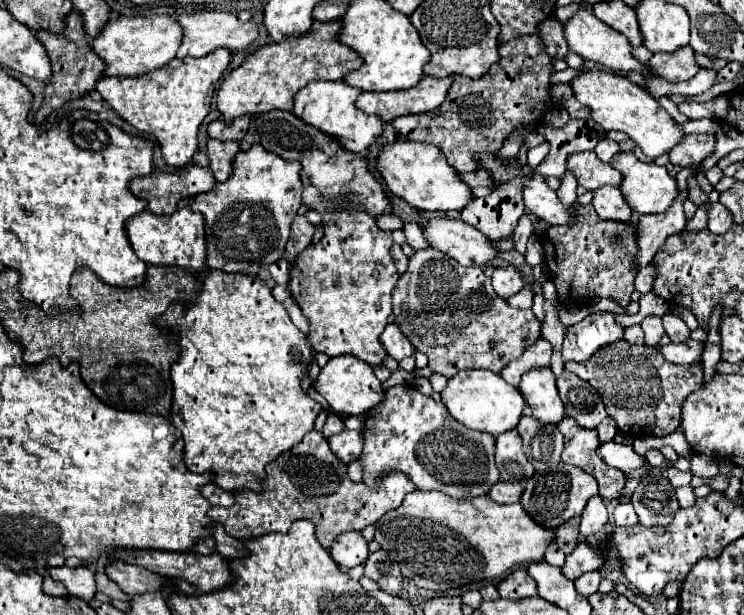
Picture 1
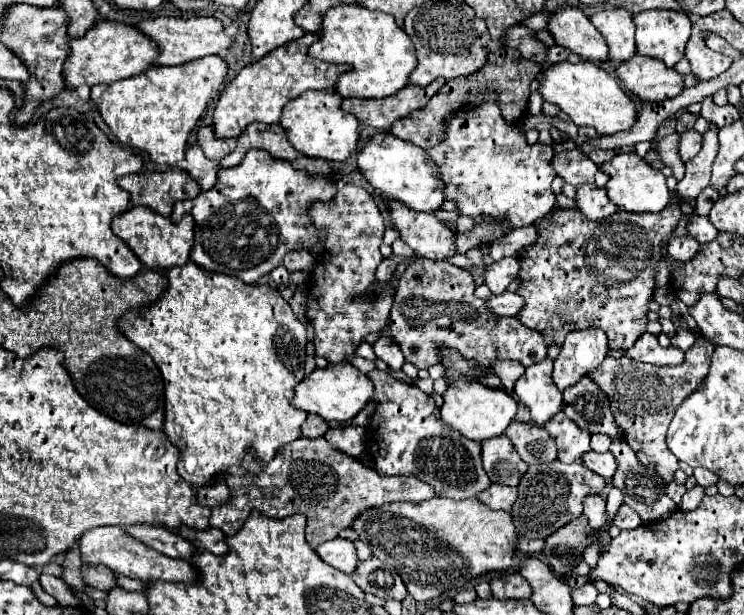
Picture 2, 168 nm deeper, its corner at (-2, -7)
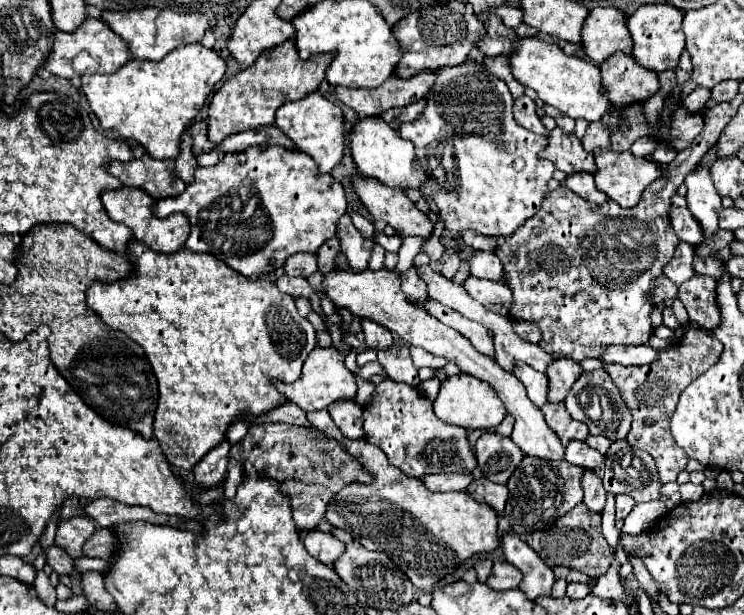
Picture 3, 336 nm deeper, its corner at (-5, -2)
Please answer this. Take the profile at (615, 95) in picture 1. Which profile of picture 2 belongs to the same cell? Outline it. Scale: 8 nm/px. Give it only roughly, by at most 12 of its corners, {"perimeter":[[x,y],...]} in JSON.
{"perimeter":[[560,62],[540,94],[598,134],[638,120],[634,98],[600,66]]}

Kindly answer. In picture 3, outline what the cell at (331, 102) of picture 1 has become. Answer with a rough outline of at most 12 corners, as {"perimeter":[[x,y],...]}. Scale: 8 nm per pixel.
{"perimeter":[[319,91],[279,107],[275,127],[315,159],[343,157],[343,113]]}

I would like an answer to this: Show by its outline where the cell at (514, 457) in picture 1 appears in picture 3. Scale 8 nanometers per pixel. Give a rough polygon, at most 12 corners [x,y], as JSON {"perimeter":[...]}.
{"perimeter":[[495,431],[477,439],[479,469],[493,483],[505,483],[523,451]]}

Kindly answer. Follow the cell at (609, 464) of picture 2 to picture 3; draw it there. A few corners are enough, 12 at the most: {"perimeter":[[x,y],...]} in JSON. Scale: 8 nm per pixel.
{"perimeter":[[583,441],[565,447],[565,461],[599,469],[603,455]]}

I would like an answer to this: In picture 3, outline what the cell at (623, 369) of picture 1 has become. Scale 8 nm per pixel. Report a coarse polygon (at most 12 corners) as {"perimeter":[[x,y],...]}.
{"perimeter":[[689,329],[655,363],[605,367],[633,413],[631,447],[661,483],[689,461],[669,421],[679,395],[719,361],[721,341]]}

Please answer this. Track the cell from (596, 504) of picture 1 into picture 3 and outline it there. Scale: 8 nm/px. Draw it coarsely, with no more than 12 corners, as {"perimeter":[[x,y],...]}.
{"perimeter":[[591,469],[583,471],[583,503],[603,511],[603,483]]}

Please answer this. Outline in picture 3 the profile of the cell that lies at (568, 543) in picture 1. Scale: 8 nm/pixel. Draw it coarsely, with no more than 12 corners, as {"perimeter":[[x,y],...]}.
{"perimeter":[[585,503],[525,537],[549,565],[593,579],[613,549]]}

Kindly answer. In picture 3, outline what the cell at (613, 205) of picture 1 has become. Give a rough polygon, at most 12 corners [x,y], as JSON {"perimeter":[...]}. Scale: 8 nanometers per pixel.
{"perimeter":[[575,173],[565,185],[591,203],[605,203],[591,173]]}

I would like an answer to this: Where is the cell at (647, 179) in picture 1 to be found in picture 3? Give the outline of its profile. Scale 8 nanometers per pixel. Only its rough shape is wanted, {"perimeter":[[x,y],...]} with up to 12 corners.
{"perimeter":[[595,151],[597,189],[621,207],[635,207],[661,177],[645,157]]}

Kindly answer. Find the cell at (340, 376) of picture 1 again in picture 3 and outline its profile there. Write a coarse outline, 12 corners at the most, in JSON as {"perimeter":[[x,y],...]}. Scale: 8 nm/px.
{"perimeter":[[315,347],[293,383],[275,381],[303,411],[353,399],[345,353]]}

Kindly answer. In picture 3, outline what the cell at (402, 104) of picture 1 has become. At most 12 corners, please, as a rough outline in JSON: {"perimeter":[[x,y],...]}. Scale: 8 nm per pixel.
{"perimeter":[[435,75],[391,77],[367,91],[335,87],[359,117],[423,99]]}

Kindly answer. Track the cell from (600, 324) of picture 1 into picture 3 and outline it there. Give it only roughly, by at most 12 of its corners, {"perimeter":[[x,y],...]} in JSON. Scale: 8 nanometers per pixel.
{"perimeter":[[555,359],[547,367],[547,401],[565,399],[581,365]]}

